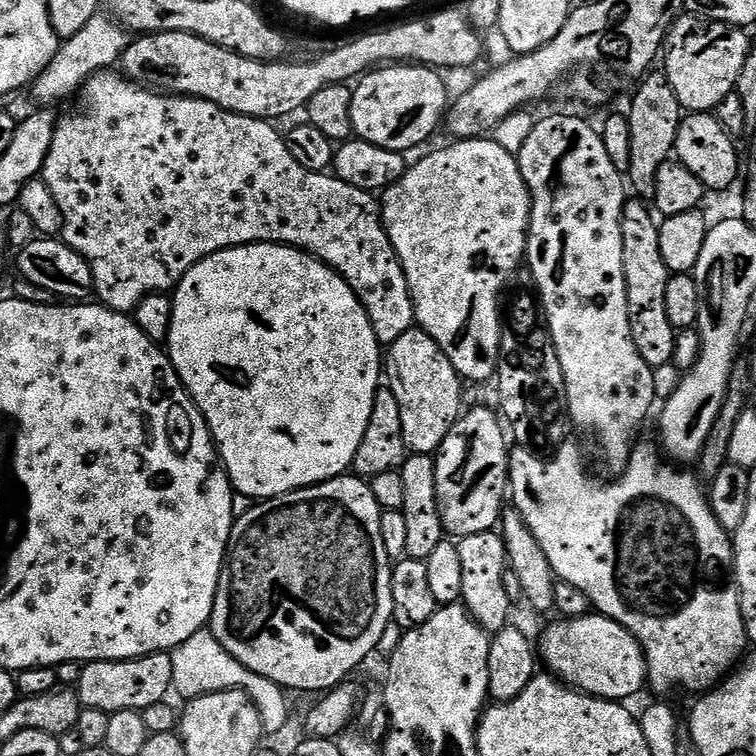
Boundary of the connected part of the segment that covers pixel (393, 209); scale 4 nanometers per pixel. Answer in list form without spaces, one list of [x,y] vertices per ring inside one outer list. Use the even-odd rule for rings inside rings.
[[[473,138],[470,140],[456,140],[449,148],[440,148],[429,156],[421,158],[417,164],[413,163],[405,172],[404,177],[394,182],[382,193],[380,215],[384,217],[384,229],[398,254],[398,262],[402,262],[402,270],[406,274],[406,282],[410,286],[410,298],[414,306],[416,324],[450,358],[454,370],[461,381],[473,380],[476,384],[484,384],[488,379],[497,375],[500,367],[500,333],[502,331],[502,304],[500,308],[500,291],[508,284],[508,279],[516,272],[516,267],[523,265],[528,251],[528,223],[532,213],[532,199],[528,193],[526,182],[520,173],[520,161],[513,153],[502,150],[498,142],[490,138]]]

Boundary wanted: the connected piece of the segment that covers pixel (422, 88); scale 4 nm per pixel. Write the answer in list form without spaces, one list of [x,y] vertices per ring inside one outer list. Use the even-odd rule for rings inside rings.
[[[400,62],[395,66],[380,66],[375,70],[369,71],[367,74],[359,77],[358,83],[352,88],[352,105],[350,106],[350,118],[352,119],[353,133],[359,139],[370,142],[374,146],[382,146],[386,150],[394,150],[395,152],[411,153],[411,148],[416,148],[419,144],[424,144],[436,132],[436,127],[441,127],[442,121],[445,119],[446,113],[450,107],[450,95],[448,96],[448,88],[444,85],[444,80],[439,71],[431,66],[413,66],[408,62]]]

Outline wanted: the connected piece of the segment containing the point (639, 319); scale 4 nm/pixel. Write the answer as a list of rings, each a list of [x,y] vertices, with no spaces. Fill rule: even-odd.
[[[625,199],[622,210],[622,262],[626,274],[632,341],[634,346],[638,346],[638,354],[642,354],[645,362],[656,369],[672,363],[677,329],[672,328],[670,318],[666,318],[666,282],[670,273],[666,262],[662,262],[662,250],[658,246],[660,224],[650,208],[648,213],[647,207],[649,205],[643,199]]]

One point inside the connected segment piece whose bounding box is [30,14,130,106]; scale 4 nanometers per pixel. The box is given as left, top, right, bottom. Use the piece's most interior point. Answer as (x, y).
(98, 47)

